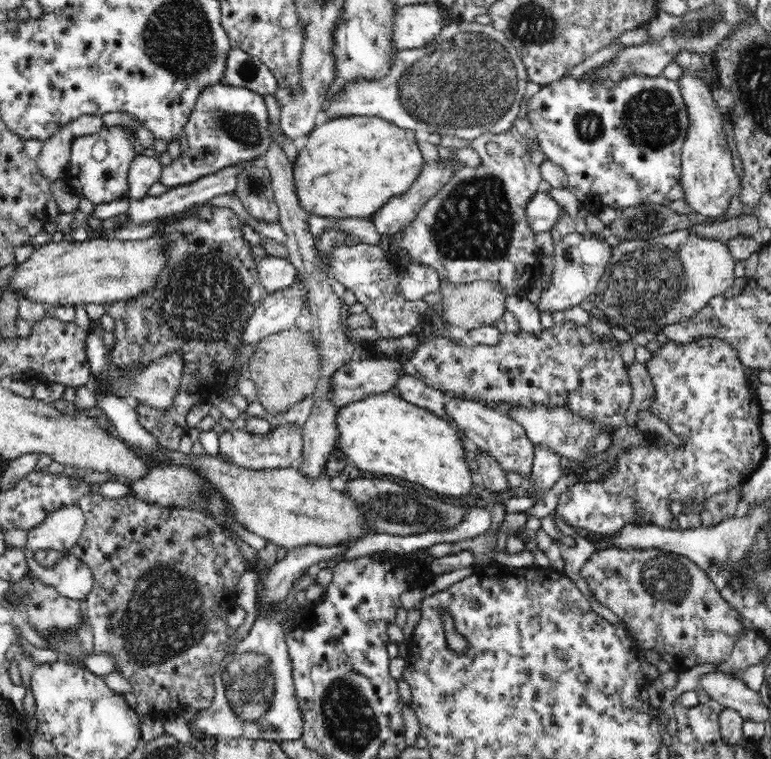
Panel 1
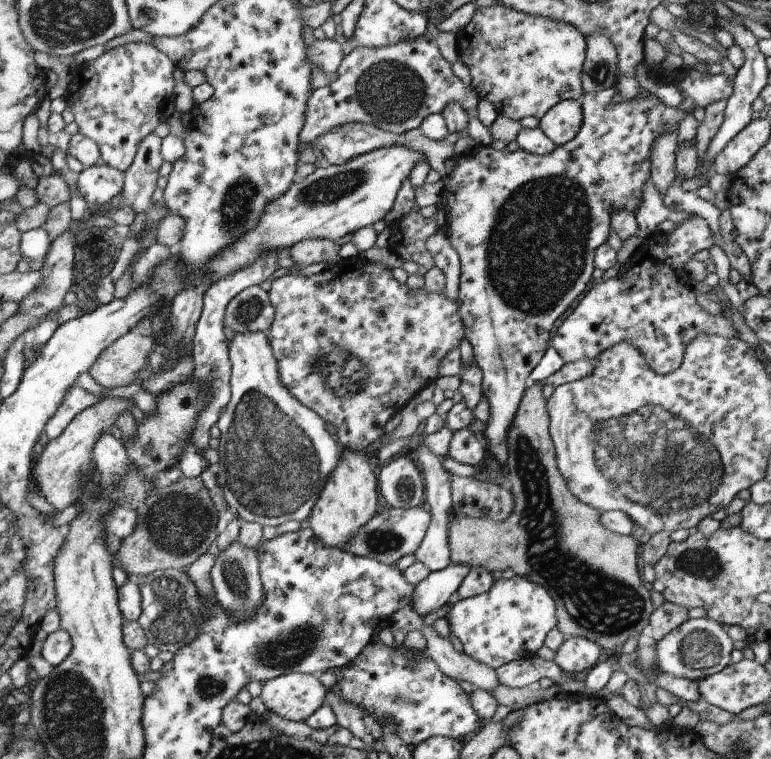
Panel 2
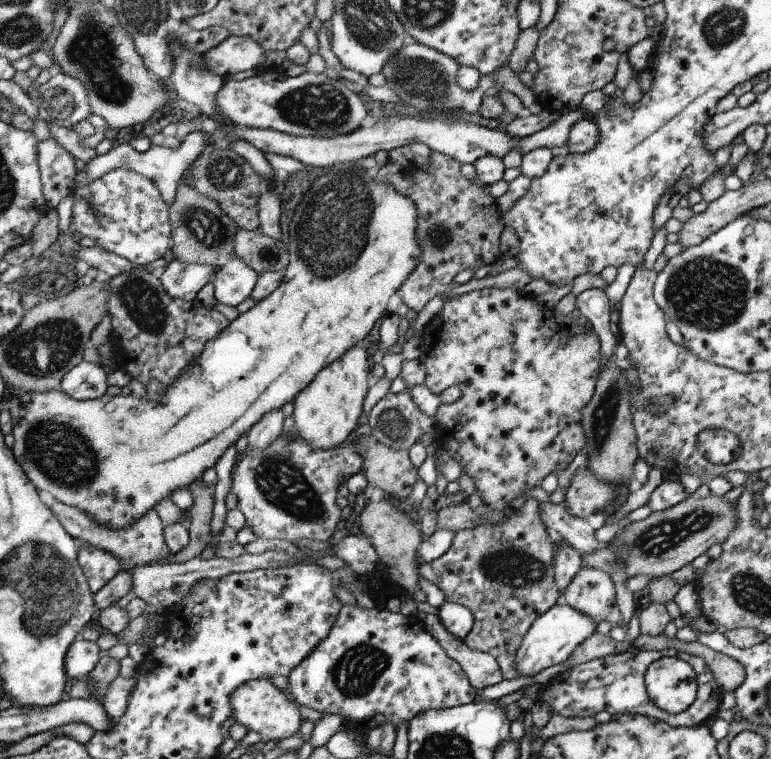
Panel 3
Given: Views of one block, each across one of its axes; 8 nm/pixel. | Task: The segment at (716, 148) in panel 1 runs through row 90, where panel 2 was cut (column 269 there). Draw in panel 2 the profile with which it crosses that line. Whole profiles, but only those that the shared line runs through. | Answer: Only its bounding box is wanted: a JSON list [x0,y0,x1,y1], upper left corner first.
[261,673,327,722]

